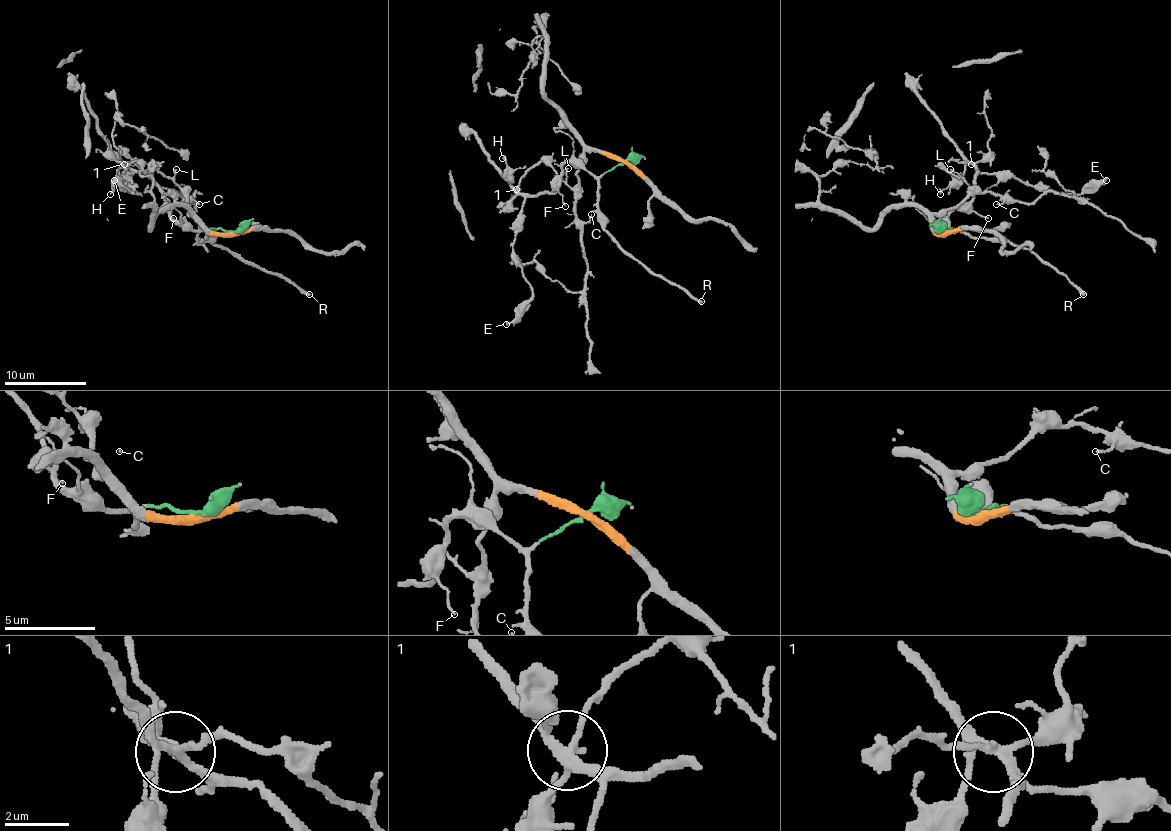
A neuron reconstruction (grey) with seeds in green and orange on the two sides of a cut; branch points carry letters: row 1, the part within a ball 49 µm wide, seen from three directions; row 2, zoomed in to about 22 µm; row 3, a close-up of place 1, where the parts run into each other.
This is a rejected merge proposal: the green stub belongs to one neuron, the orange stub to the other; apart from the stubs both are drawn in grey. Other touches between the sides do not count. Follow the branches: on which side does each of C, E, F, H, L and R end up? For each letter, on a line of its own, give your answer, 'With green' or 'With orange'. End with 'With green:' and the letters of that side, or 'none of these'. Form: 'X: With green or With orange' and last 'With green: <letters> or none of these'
C: With orange
E: With green
F: With green
H: With green
L: With orange
R: With green
With green: E, F, H, R

